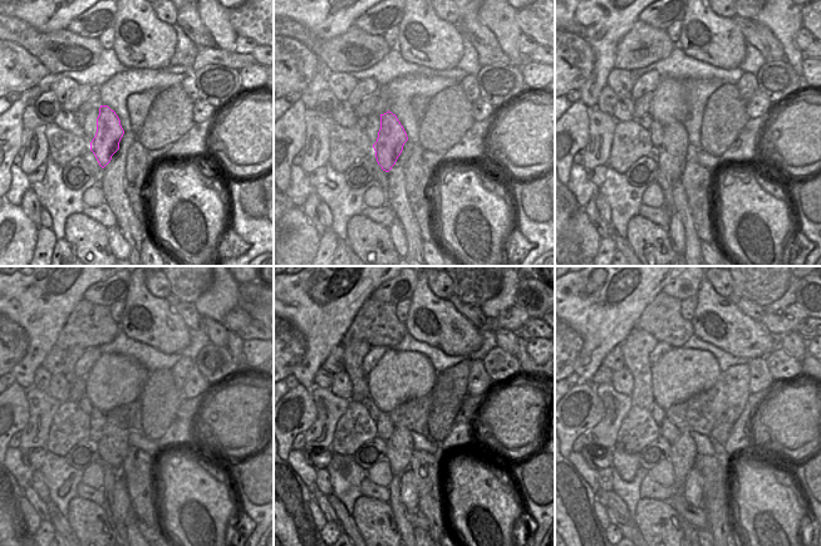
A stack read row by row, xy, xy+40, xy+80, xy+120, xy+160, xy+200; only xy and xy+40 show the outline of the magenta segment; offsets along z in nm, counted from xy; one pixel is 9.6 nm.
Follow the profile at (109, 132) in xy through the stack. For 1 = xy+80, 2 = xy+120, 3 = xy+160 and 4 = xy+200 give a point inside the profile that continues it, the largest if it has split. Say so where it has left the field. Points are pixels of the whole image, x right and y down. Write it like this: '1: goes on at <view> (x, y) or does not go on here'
1: goes on at xy+80 (670, 156)
2: goes on at xy+120 (114, 441)
3: goes on at xy+160 (399, 447)
4: goes on at xy+200 (683, 453)

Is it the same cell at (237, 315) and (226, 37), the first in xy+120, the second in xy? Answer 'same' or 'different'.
different

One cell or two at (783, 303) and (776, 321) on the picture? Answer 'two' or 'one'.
two

